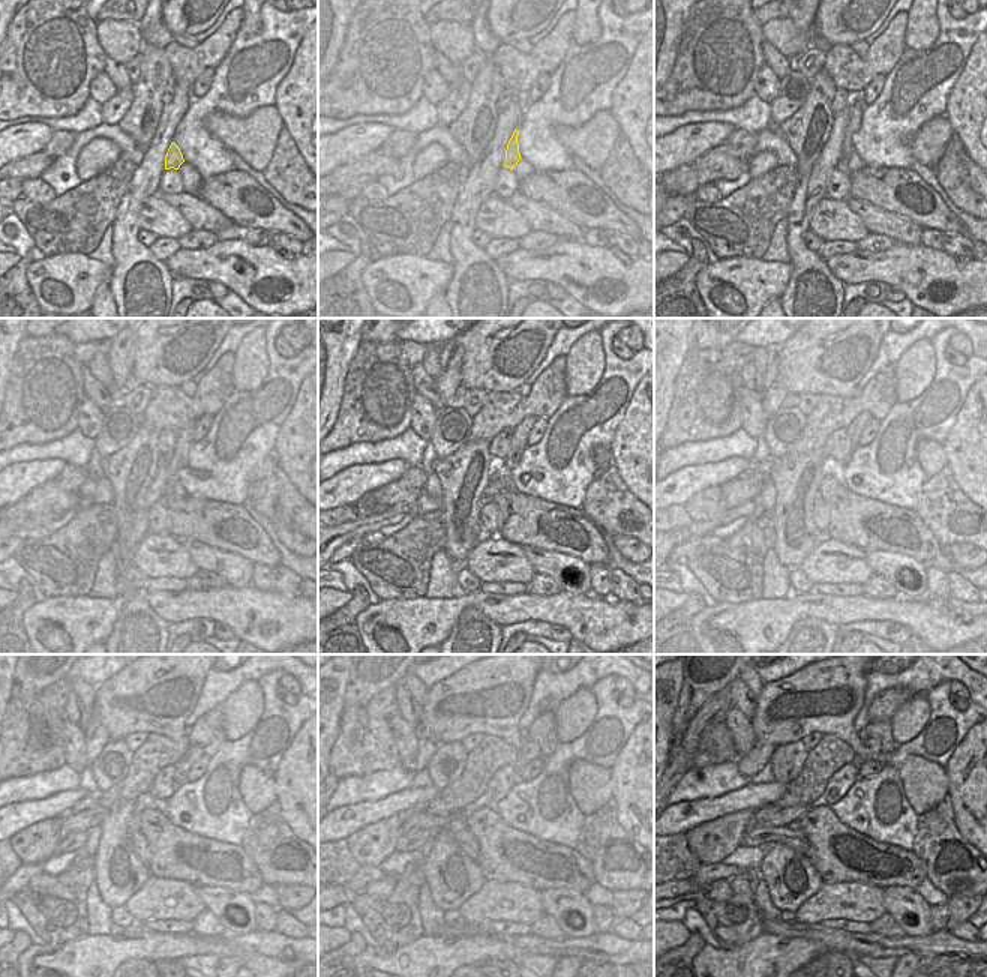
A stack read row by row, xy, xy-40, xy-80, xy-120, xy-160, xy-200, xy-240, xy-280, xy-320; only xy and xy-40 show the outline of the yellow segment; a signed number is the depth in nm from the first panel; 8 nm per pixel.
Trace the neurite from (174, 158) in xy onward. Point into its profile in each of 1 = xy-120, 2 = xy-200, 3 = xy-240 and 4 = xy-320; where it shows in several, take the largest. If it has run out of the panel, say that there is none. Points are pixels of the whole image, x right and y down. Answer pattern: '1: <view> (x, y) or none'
1: xy-120 (177, 459)
2: xy-200 (855, 428)
3: xy-240 (194, 752)
4: xy-320 (870, 745)

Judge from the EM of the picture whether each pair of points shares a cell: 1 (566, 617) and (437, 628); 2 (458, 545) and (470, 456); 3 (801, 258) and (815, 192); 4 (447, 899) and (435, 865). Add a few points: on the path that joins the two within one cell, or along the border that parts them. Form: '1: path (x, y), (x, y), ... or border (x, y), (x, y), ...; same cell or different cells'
1: path (533, 608), (498, 608), (486, 602), (468, 602); same cell
2: path (450, 523), (452, 502), (458, 494), (462, 479); same cell
3: path (798, 242), (801, 209); same cell
4: path (447, 890), (438, 874); same cell

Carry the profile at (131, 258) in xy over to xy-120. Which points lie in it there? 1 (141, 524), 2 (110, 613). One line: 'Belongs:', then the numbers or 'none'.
Belongs: 1

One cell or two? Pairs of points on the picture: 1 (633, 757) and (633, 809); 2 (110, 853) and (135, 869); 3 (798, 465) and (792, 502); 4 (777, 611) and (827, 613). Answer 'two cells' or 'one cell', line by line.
1: one cell
2: one cell
3: one cell
4: one cell

